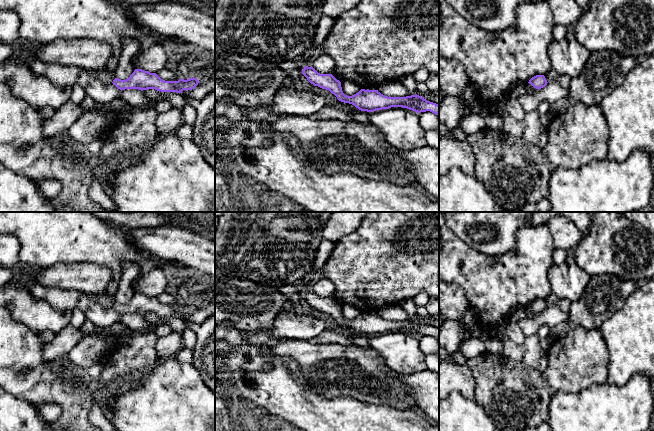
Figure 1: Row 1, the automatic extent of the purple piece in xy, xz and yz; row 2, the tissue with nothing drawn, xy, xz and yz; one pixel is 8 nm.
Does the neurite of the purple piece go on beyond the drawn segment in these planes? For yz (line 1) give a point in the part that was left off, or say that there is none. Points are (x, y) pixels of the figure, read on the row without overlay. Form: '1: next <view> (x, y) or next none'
1: next none

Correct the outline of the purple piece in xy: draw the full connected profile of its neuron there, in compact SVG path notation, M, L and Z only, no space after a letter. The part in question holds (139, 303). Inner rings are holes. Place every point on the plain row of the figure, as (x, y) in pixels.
M135 293L128 303L121 304L115 302L112 307L121 315L125 313L139 313L141 315L155 313L161 316L182 317L183 314L194 313L199 306L200 305L194 301L187 304L179 303L178 305L165 305L156 297Z

